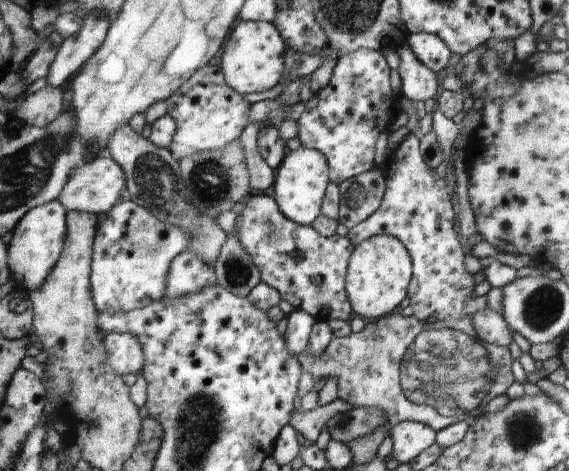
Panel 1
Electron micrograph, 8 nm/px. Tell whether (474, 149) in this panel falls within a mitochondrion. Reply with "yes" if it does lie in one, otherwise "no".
no

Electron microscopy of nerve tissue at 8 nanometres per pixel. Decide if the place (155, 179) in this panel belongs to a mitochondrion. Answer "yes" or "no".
yes

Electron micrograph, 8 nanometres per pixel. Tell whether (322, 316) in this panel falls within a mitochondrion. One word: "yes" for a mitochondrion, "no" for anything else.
no

